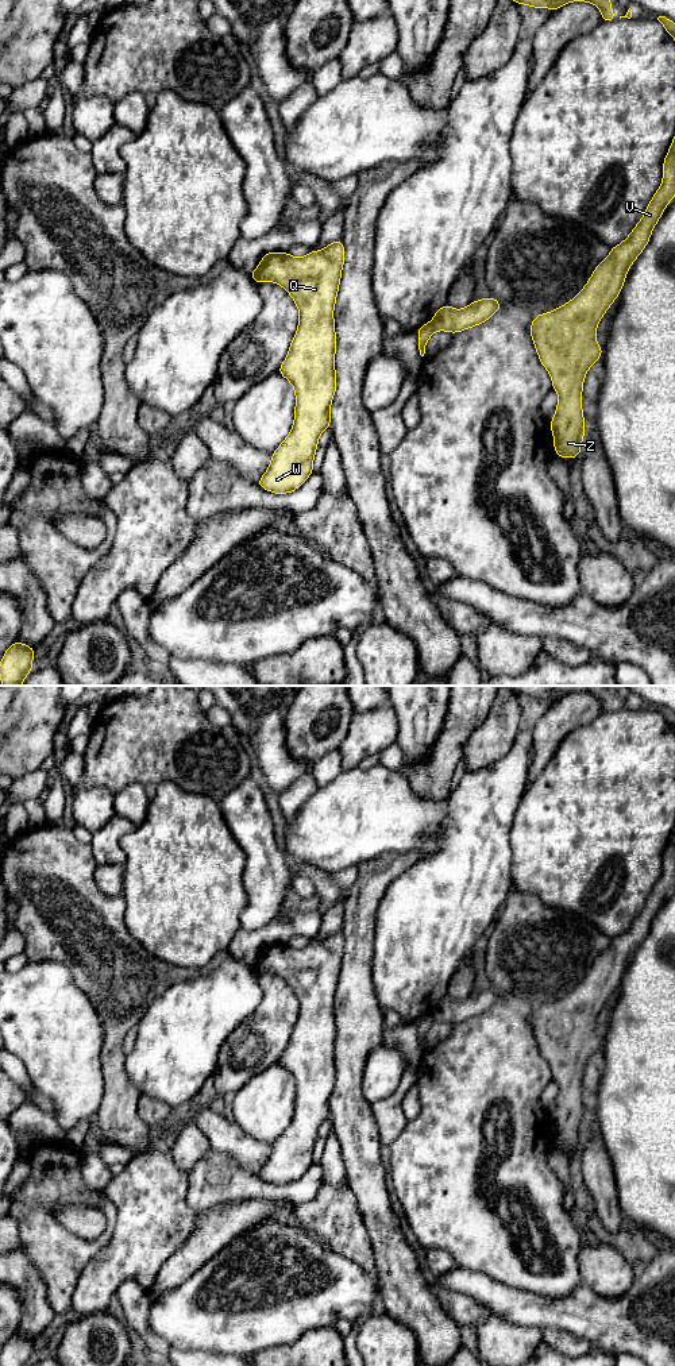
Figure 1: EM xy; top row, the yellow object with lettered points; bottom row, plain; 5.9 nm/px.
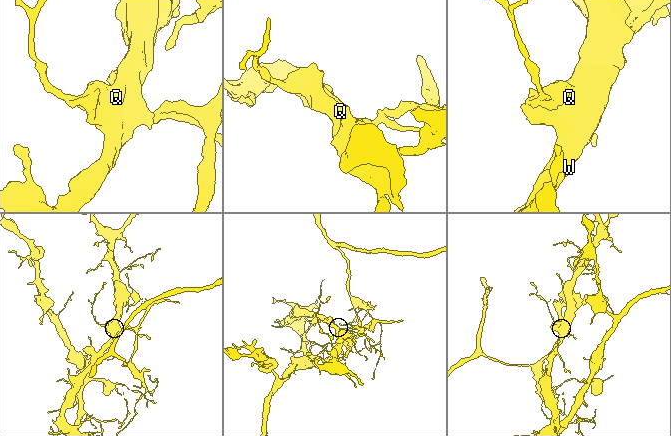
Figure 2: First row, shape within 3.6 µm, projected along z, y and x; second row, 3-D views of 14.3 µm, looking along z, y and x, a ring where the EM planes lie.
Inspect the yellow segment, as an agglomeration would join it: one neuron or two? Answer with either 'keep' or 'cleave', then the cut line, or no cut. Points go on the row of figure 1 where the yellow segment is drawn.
cleave | xy (431, 321), (435, 330)

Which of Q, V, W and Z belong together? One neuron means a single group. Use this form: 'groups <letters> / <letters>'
groups Q W / V Z

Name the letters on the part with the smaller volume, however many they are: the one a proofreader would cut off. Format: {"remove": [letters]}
{"remove": ["V", "Z"]}

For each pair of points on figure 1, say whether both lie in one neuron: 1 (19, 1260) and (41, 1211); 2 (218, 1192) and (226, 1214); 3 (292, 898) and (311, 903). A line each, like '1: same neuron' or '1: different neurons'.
1: different neurons
2: different neurons
3: same neuron

